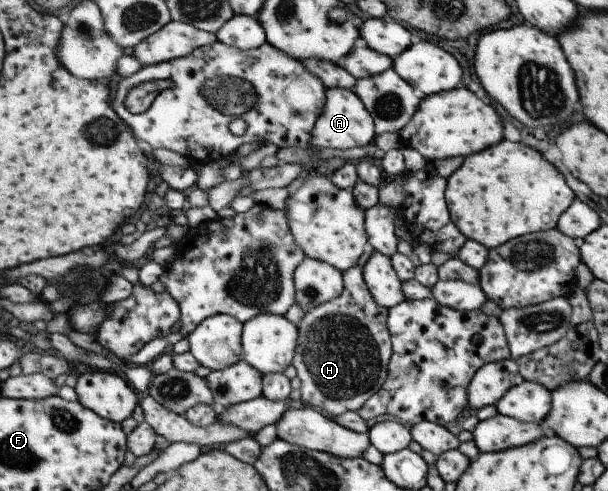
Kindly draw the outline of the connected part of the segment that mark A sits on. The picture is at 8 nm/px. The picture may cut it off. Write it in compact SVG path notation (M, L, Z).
M331 87L325 89L325 102L313 123L309 146L319 148L351 148L361 146L372 148L375 138L372 115L351 89Z

